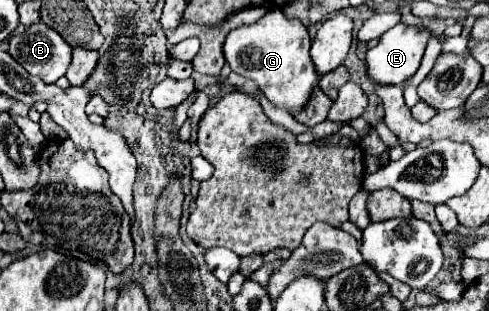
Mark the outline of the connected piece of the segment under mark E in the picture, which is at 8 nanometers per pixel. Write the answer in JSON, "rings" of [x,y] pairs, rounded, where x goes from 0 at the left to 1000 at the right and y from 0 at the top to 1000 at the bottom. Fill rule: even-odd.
{"rings":[[[814,74],[806,93],[789,100],[777,119],[777,138],[769,151],[753,158],[753,170],[748,170],[753,248],[761,254],[761,267],[769,267],[769,273],[818,273],[830,254],[838,254],[859,215],[859,196],[863,196],[863,177],[867,177],[867,158],[871,158],[871,138],[879,119],[883,119],[883,106],[875,93],[859,100],[859,93],[834,87],[826,74]]]}

